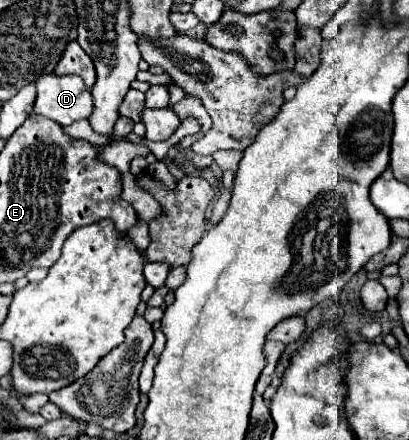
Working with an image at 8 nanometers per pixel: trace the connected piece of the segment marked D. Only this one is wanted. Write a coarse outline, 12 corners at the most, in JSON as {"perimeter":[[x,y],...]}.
{"perimeter":[[77,75],[35,81],[35,113],[63,127],[91,115]]}

